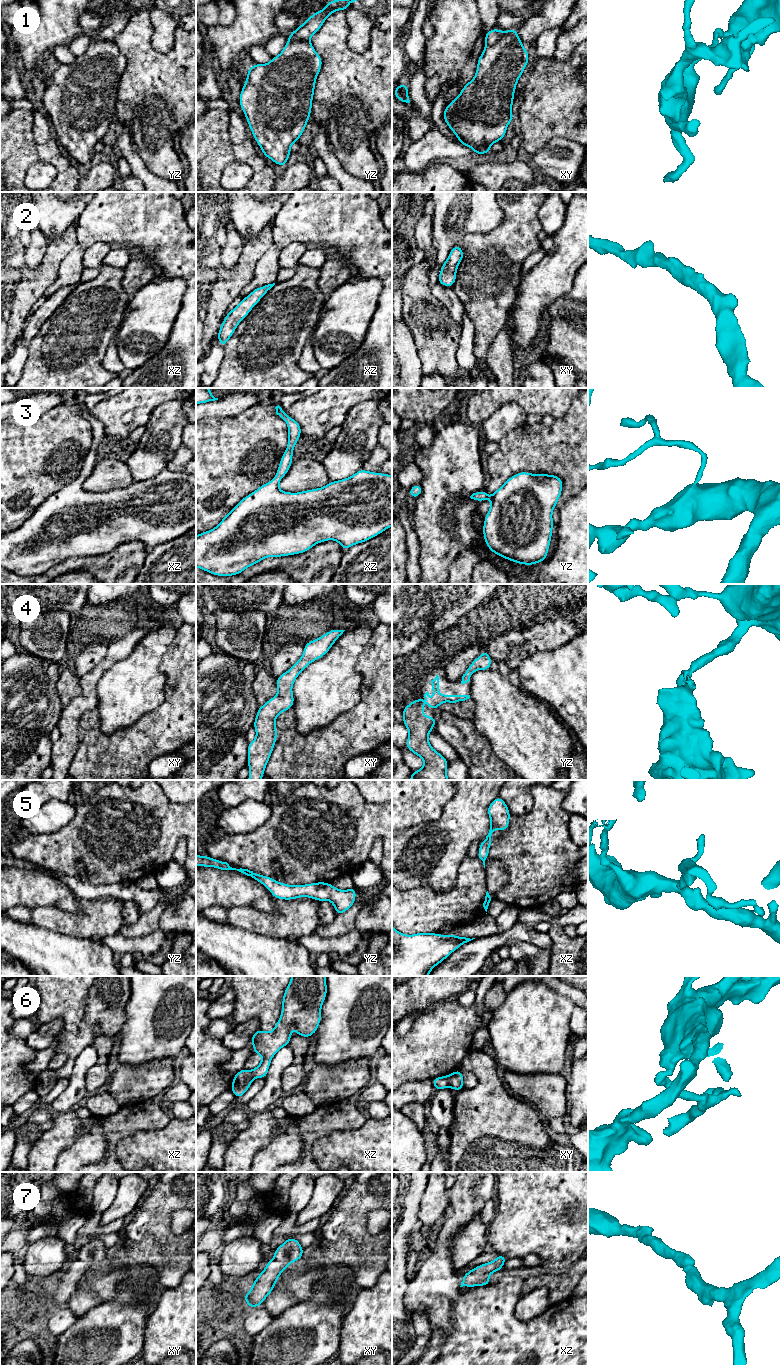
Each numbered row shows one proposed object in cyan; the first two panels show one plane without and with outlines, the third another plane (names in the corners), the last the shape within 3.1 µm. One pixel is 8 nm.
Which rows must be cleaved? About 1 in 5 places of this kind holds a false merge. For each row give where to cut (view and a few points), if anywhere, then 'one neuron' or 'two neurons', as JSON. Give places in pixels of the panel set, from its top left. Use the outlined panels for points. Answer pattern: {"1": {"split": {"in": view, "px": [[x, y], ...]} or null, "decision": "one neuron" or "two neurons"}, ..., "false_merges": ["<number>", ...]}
{"1": {"split": {"in": "yz", "px": [[290, 33], [295, 39], [309, 41]]}, "decision": "two neurons"}, "2": {"split": null, "decision": "one neuron"}, "3": {"split": null, "decision": "one neuron"}, "4": {"split": null, "decision": "one neuron"}, "5": {"split": null, "decision": "one neuron"}, "6": {"split": {"in": "xy", "px": [[446, 1076], [449, 1086]]}, "decision": "two neurons"}, "7": {"split": null, "decision": "one neuron"}, "false_merges": ["1", "6"]}

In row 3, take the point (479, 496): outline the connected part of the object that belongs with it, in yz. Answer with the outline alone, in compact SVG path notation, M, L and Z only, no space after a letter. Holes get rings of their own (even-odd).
M519 472L506 480L489 496L484 490L470 498L478 502L489 499L491 507L484 519L483 536L491 552L517 564L541 563L548 555L552 537L552 512L562 493L562 479L556 475Z

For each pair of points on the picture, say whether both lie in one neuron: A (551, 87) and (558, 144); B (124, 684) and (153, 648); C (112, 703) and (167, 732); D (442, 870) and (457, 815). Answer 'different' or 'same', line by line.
A: different
B: same
C: different
D: same

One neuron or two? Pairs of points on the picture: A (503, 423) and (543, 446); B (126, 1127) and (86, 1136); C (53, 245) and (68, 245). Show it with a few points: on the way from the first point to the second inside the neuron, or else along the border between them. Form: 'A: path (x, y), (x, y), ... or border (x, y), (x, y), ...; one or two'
A: border (526, 422), (508, 432), (497, 442); two
B: border (98, 1117), (98, 1122), (106, 1141), (105, 1155); two
C: path (57, 245), (64, 245); one

